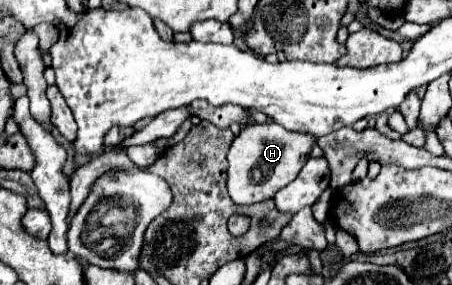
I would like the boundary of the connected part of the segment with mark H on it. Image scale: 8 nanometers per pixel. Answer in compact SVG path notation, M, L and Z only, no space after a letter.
M278 123L242 125L228 151L228 195L236 205L252 205L272 199L276 191L296 179L296 173L308 161L316 139L310 133L292 133Z

